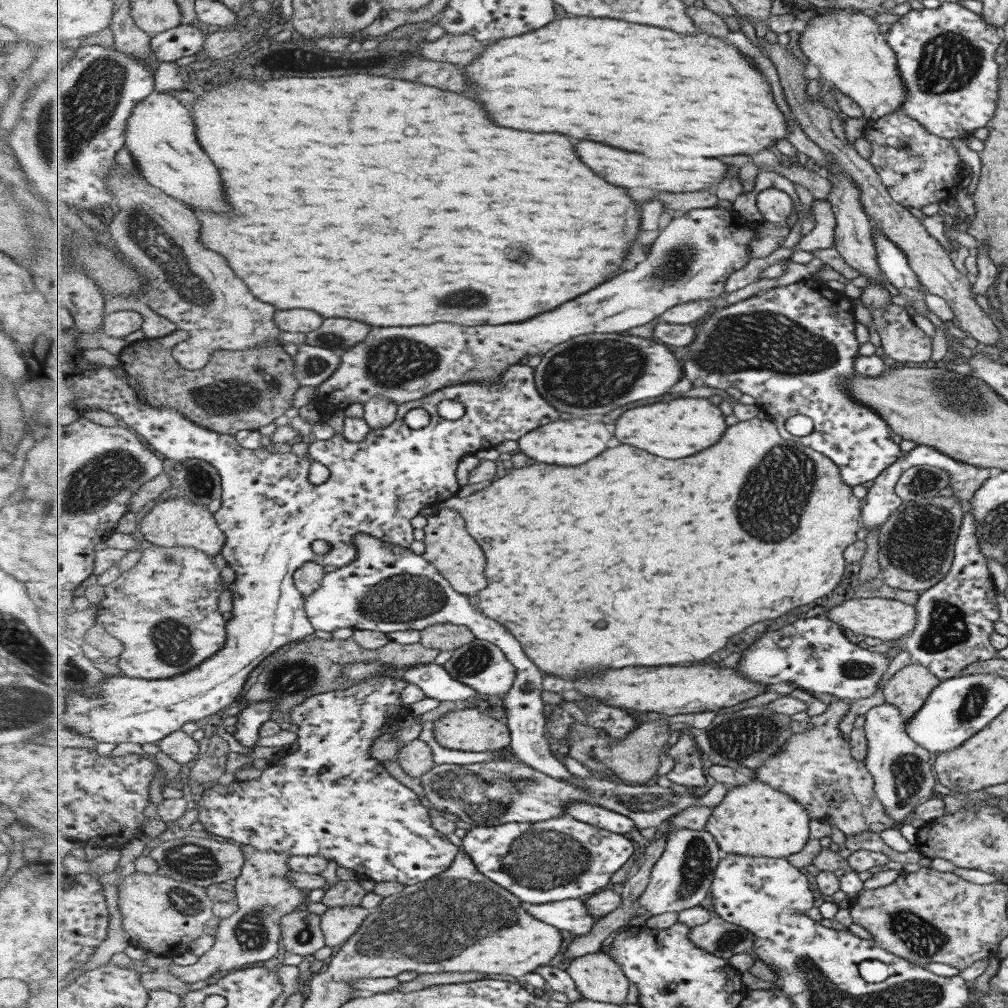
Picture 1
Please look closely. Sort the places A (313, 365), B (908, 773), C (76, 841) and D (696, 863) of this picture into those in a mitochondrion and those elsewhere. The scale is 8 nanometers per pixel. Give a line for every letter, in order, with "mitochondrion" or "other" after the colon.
A: mitochondrion
B: mitochondrion
C: other
D: mitochondrion

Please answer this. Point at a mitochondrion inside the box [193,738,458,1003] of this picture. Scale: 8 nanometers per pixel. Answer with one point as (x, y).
(252, 931)

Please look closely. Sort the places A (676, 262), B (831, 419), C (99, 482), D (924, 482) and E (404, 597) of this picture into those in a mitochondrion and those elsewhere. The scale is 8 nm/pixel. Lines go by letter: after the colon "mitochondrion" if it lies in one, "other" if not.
A: mitochondrion
B: other
C: mitochondrion
D: mitochondrion
E: mitochondrion

